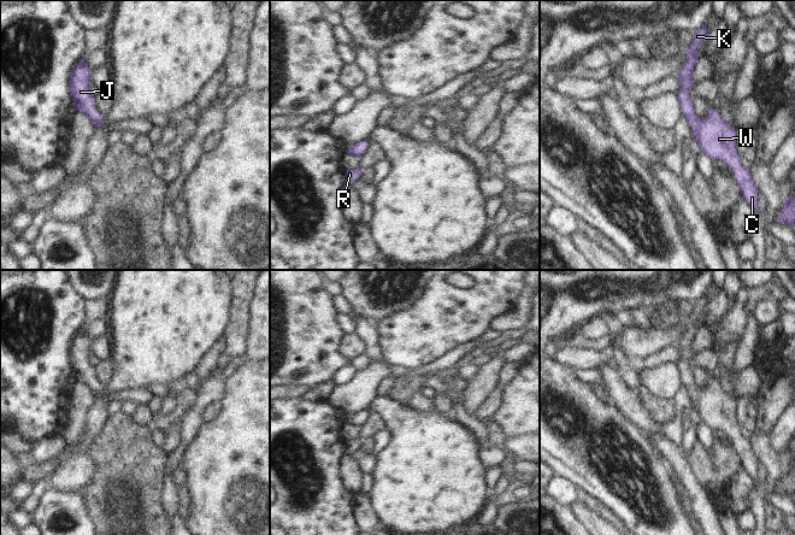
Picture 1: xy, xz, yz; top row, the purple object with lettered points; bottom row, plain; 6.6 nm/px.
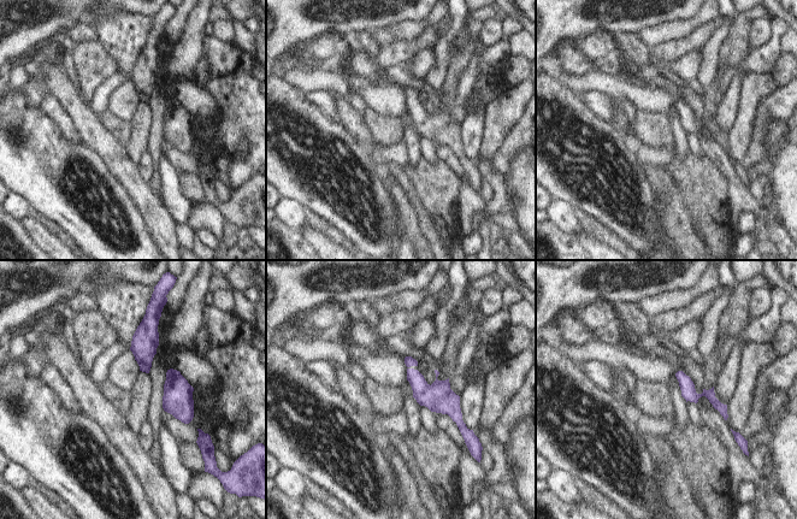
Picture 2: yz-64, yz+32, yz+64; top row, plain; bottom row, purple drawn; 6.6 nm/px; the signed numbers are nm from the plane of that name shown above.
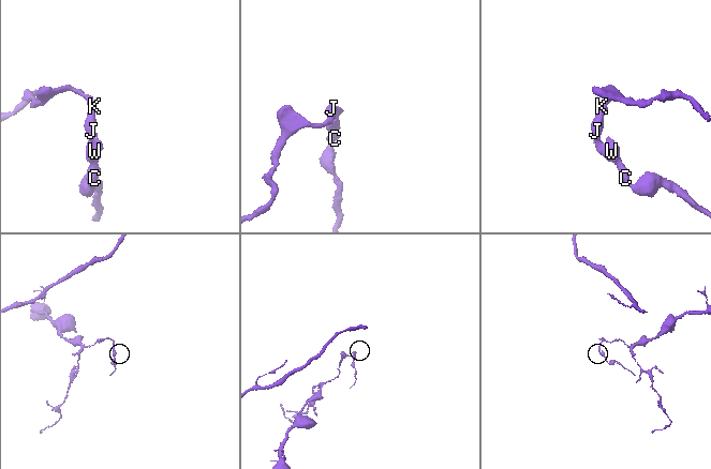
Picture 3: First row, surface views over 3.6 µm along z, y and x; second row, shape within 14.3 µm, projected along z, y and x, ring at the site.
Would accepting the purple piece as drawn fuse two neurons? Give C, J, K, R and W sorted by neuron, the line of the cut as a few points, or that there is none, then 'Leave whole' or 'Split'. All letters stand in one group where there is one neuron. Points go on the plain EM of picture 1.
Groups: C J K R W. No split. Leave whole

